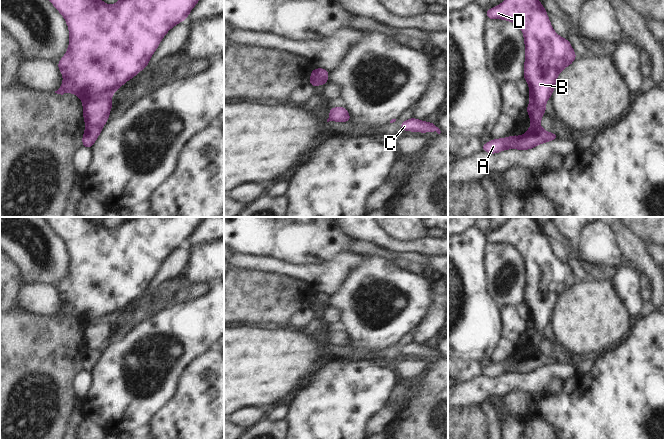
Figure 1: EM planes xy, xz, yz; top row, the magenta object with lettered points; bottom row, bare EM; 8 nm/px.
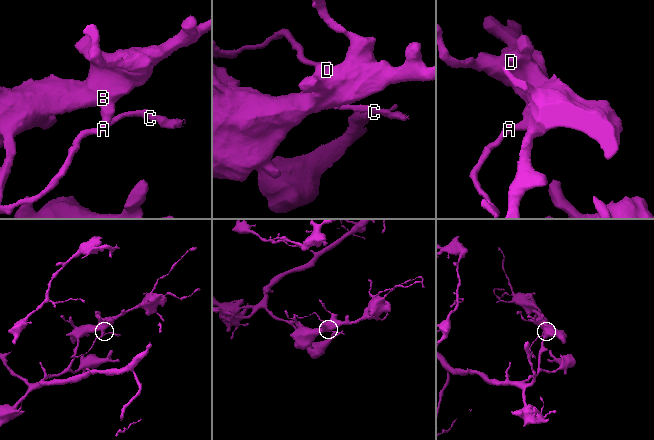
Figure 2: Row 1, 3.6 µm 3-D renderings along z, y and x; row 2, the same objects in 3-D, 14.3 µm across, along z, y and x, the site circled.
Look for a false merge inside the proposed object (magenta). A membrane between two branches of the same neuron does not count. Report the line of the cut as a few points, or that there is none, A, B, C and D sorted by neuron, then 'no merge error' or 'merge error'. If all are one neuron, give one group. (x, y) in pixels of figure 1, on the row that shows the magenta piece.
cut in xz along (310, 81), (313, 84), (327, 82); A C / B D; merge error

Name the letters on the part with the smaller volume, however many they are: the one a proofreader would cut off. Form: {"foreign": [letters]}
{"foreign": ["A", "C"]}

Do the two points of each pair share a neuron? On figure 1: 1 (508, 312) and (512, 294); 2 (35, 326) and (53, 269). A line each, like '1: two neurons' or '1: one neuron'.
1: two neurons
2: two neurons

